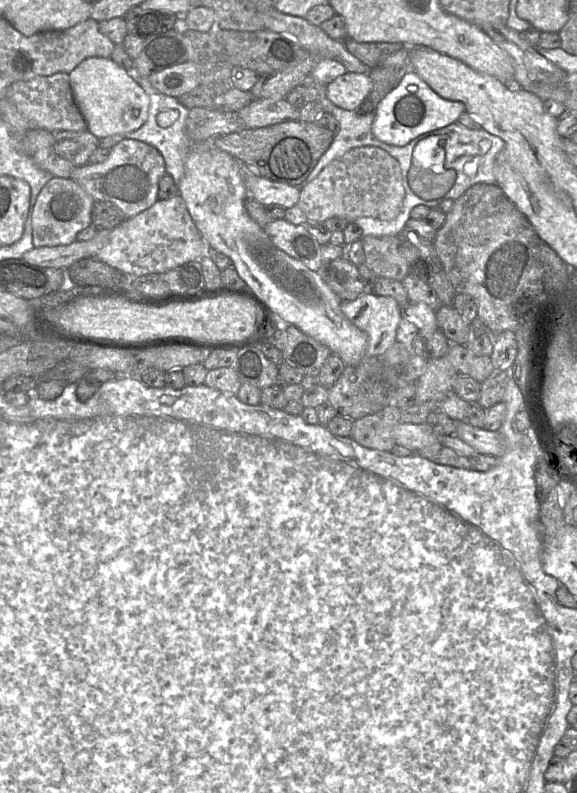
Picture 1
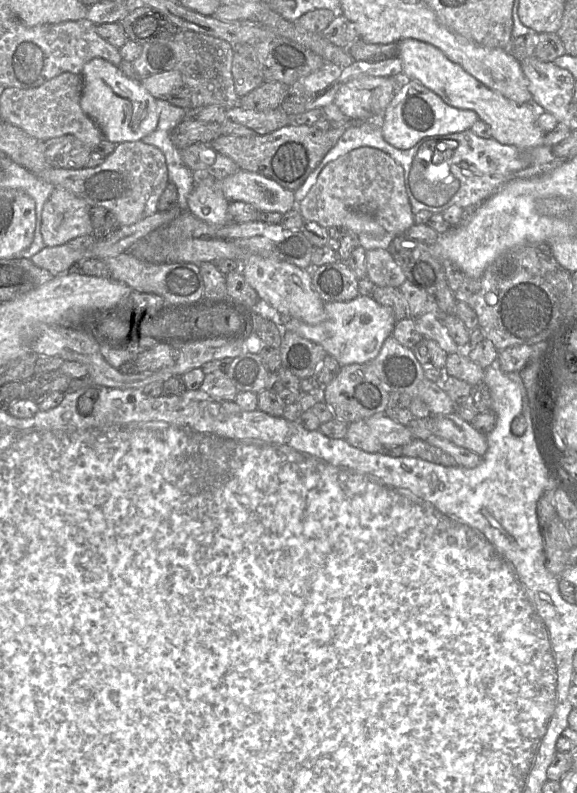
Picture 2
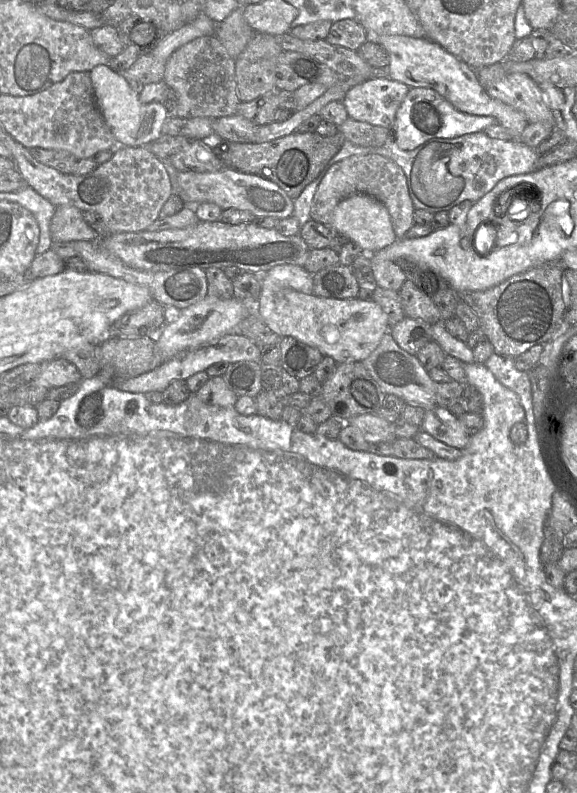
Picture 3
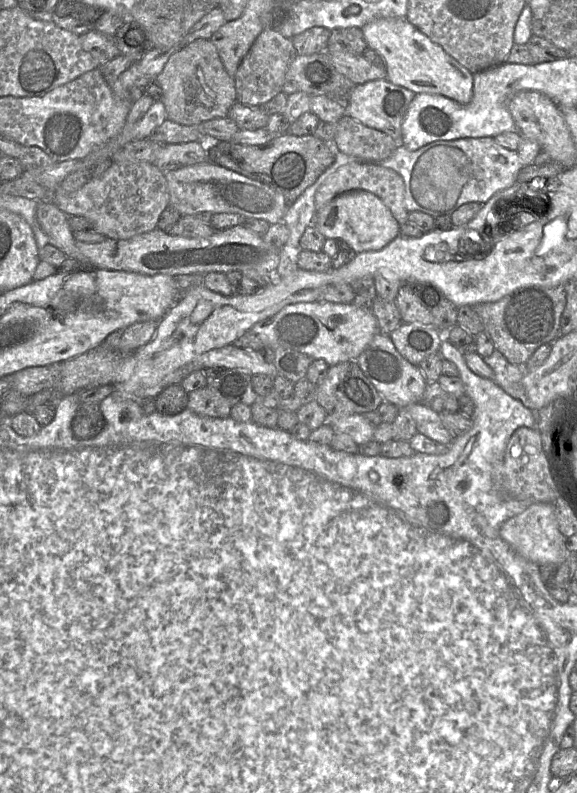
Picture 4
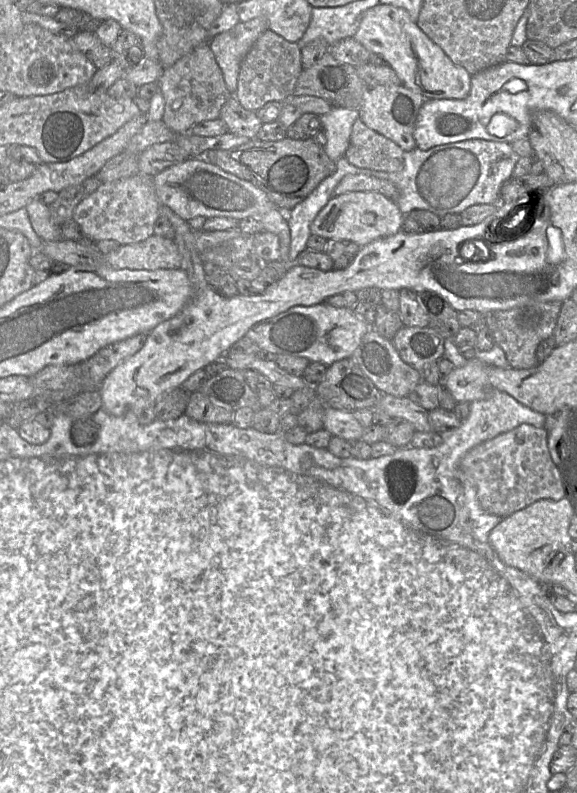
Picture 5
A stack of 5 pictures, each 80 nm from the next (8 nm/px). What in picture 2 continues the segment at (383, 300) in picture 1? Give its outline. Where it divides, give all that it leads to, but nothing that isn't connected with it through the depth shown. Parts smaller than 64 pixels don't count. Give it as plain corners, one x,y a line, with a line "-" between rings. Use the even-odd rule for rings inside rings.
359,295
345,302
325,302
324,310
325,319
317,325
283,317
283,327
321,345
328,355
337,359
341,366
370,363
374,360
385,340
392,335
397,322
393,310
381,305
370,295

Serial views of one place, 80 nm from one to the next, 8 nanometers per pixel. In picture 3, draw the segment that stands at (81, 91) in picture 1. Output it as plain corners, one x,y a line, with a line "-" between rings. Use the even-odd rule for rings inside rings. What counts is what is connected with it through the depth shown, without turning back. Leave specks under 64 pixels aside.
97,65
90,72
95,102
117,143
124,146
143,146
162,135
168,109
161,102
144,104
127,79
108,65

